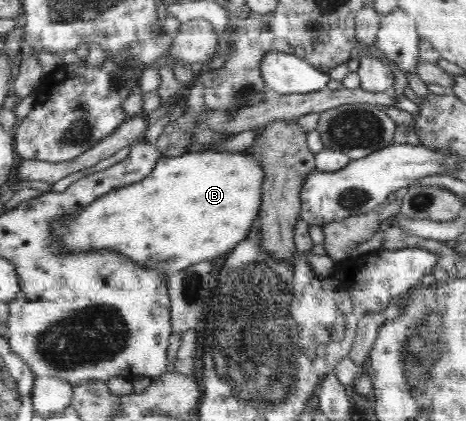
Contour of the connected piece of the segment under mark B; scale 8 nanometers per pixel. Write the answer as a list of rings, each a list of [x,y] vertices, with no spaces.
[[[203,151],[203,153],[191,152],[175,157],[162,155],[153,171],[146,178],[124,188],[116,189],[115,193],[109,192],[102,195],[99,201],[95,201],[95,205],[86,205],[87,211],[79,213],[79,217],[75,217],[75,221],[59,220],[59,225],[55,225],[55,237],[59,237],[59,241],[63,241],[63,245],[67,245],[67,249],[119,249],[119,254],[131,258],[131,261],[139,263],[139,266],[151,267],[151,270],[161,270],[169,278],[176,272],[183,272],[199,263],[215,260],[219,255],[231,252],[241,241],[249,237],[250,231],[257,223],[262,202],[263,178],[264,171],[261,169],[260,163],[249,155],[243,155],[243,152]]]

